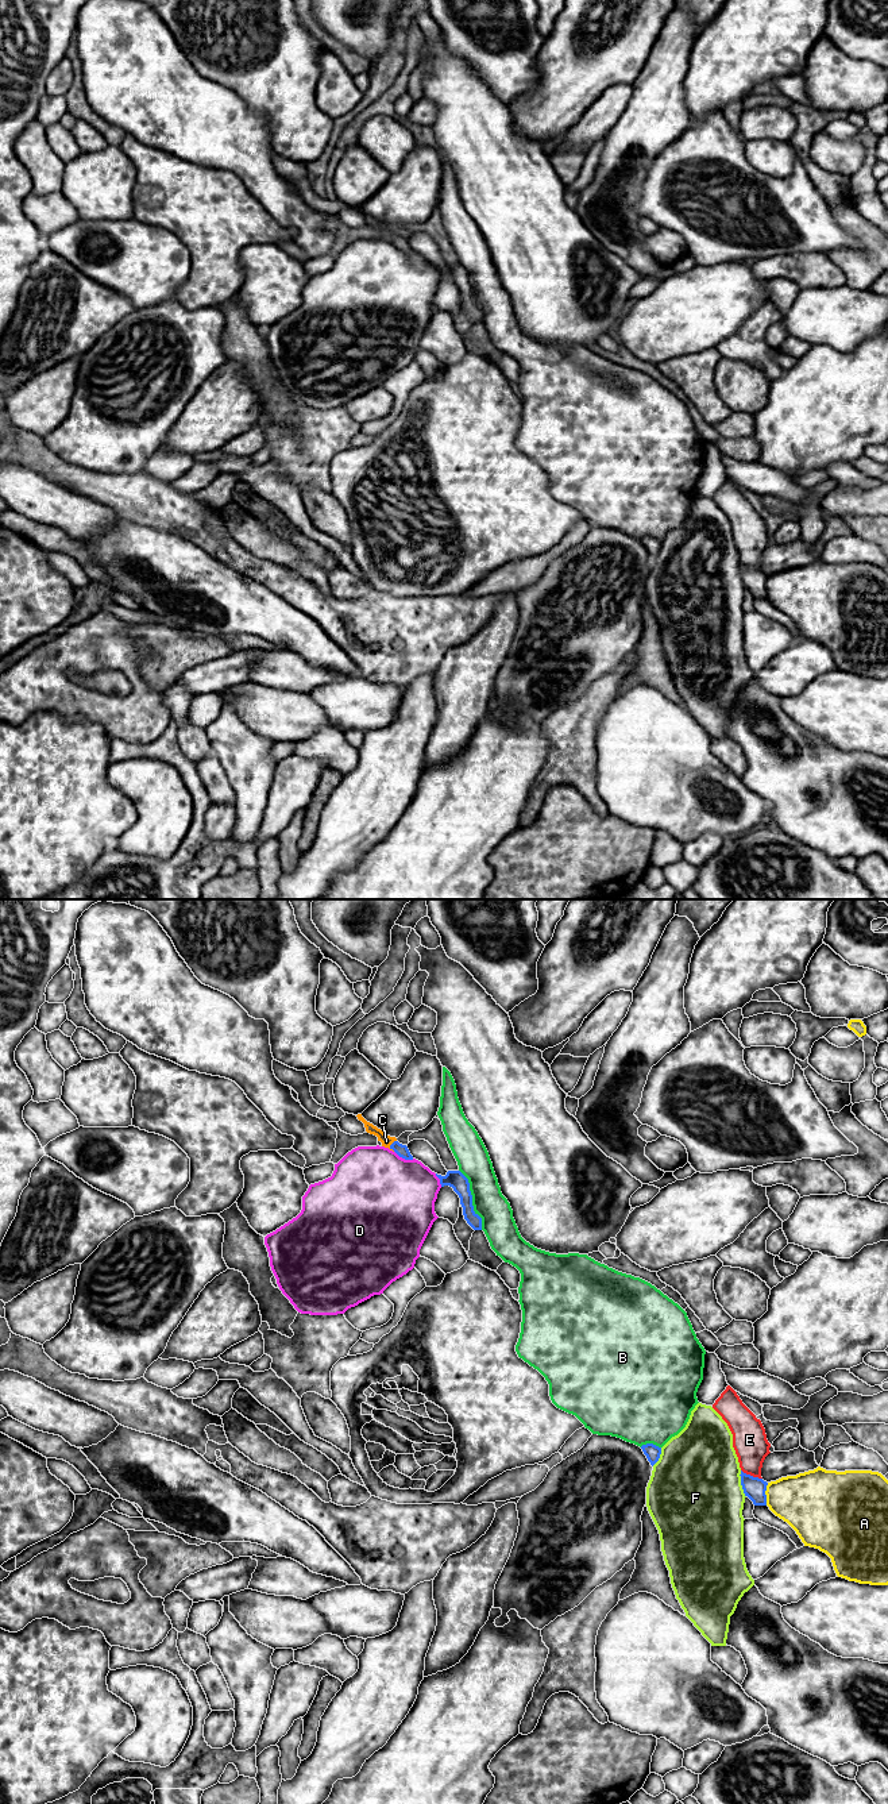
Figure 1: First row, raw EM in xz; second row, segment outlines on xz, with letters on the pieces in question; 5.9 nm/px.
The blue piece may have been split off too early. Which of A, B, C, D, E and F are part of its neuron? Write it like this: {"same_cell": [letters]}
{"same_cell": ["C"]}

